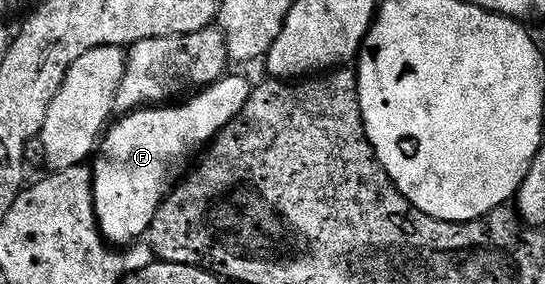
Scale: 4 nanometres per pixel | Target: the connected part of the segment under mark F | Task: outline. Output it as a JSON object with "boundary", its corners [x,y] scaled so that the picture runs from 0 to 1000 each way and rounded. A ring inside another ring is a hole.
{"boundary":[[[415,261],[411,278],[389,292],[385,306],[371,306],[338,356],[325,356],[316,370],[275,370],[224,401],[222,423],[215,437],[209,430],[191,465],[167,574],[171,718],[187,842],[207,863],[242,863],[272,817],[277,778],[284,778],[292,722],[341,613],[349,585],[347,556],[354,542],[360,549],[371,521],[389,504],[391,486],[442,394],[446,370],[453,370],[461,292],[446,268],[428,261]]]}

